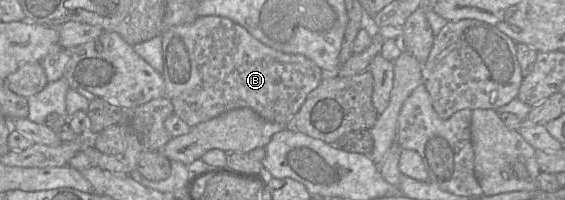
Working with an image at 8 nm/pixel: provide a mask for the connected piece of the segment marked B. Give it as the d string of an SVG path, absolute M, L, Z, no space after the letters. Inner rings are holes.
M198 16L190 24L164 30L161 36L165 96L172 102L174 114L191 128L238 108L250 108L266 121L286 125L324 77L324 71L306 56L275 50L225 17Z

